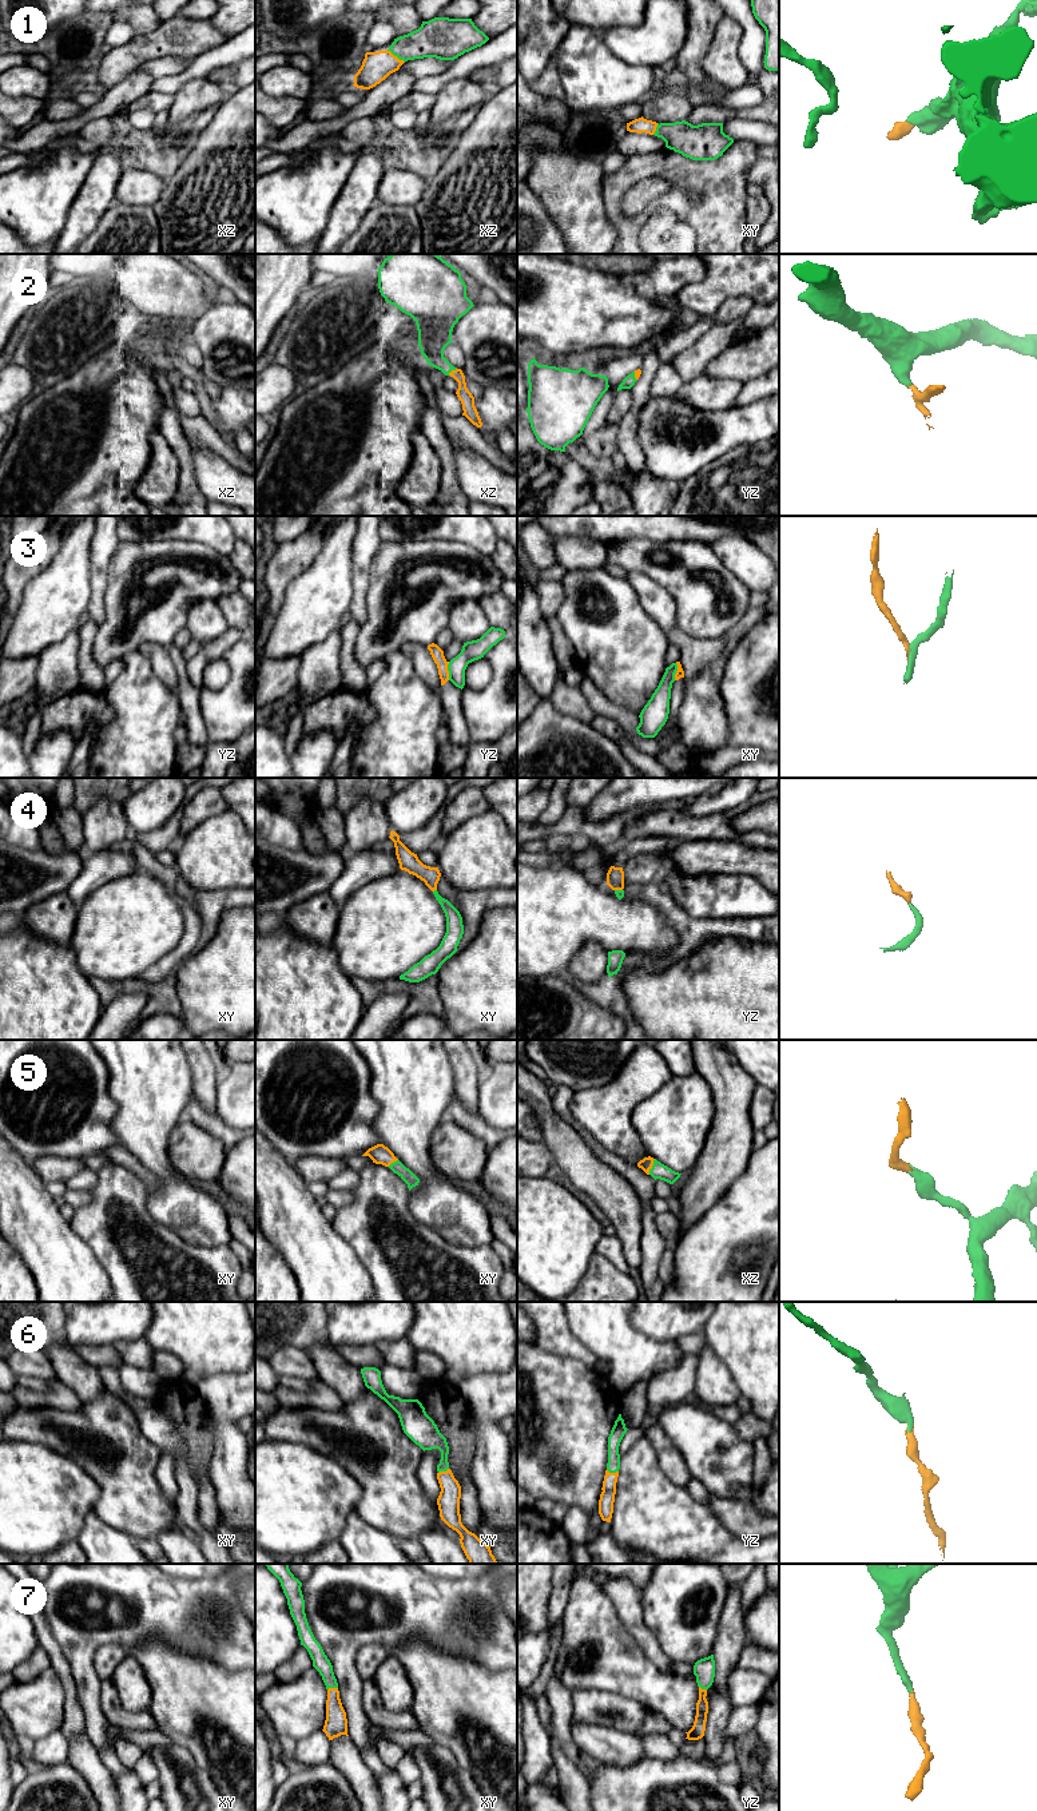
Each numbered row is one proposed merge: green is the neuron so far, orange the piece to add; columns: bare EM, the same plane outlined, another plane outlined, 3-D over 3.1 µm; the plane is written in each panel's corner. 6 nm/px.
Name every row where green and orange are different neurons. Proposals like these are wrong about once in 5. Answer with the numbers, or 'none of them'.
3

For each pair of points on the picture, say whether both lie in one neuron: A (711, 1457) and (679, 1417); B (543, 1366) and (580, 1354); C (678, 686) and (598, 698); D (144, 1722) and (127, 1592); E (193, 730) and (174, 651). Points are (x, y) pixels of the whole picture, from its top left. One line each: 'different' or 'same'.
A: same
B: different
C: different
D: different
E: same

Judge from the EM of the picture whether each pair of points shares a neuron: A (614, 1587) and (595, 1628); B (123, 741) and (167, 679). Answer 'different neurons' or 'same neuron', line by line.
A: different neurons
B: different neurons

